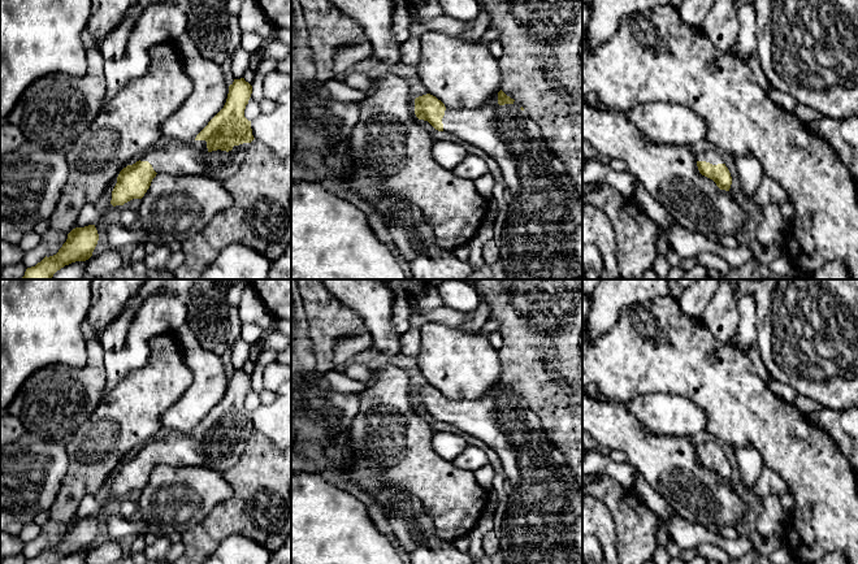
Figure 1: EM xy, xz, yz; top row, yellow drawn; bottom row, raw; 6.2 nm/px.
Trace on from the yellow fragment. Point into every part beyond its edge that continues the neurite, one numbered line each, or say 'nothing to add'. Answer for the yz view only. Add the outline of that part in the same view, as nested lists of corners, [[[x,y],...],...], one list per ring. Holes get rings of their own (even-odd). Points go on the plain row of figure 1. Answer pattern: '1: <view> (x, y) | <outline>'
1: yz (711, 446) | [[[710,438],[697,444],[697,452],[706,452],[712,456],[724,455],[722,444],[714,438]]]

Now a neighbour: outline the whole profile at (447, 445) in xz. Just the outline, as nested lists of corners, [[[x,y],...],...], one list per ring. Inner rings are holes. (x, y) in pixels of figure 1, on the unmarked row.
[[[437,431],[434,434],[432,443],[434,451],[442,459],[448,461],[452,461],[468,446],[467,442],[455,433],[441,433],[441,431]]]

